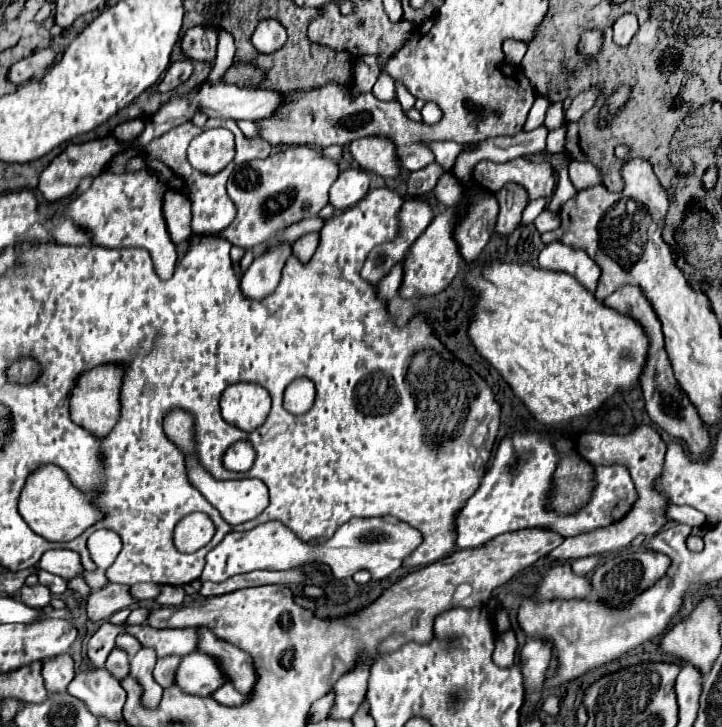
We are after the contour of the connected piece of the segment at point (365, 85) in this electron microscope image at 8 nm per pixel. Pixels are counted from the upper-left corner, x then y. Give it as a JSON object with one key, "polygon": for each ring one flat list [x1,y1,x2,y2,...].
{"polygon":[[360,55,356,63,356,85,354,93,370,91,380,75,380,57,378,55]]}

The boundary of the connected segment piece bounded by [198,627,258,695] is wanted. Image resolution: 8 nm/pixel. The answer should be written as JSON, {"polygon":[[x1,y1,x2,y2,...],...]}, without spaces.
{"polygon":[[204,627,200,631,198,651,216,657,216,661,220,661,220,665,224,665,224,669,228,669,228,677,232,677,232,685,240,693,246,693,246,695,254,693,258,675,254,669,254,661,246,651,216,637,216,633,210,627]]}

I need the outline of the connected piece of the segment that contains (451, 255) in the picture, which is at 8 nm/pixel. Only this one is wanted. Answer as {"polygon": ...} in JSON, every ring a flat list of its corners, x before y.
{"polygon":[[446,209,444,213,436,215,428,229,414,241,410,247,406,259,404,259,404,277,400,285,400,297,402,299,412,299,414,295,418,297,434,297,442,293,452,279,458,275,462,269,462,257,458,253,458,245,452,239,452,225,456,221,458,209]]}

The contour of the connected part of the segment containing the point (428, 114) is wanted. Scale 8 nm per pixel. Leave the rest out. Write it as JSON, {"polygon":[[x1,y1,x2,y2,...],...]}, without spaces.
{"polygon":[[426,103,420,113,422,113,422,121,426,125,436,125,442,119,442,111,440,111,440,107,436,103]]}

